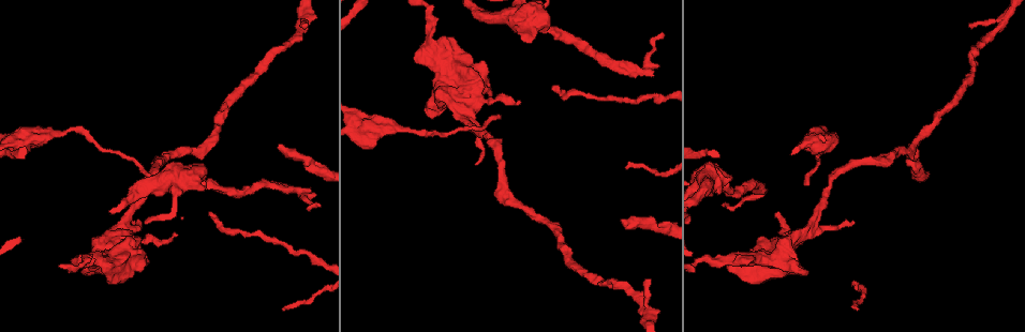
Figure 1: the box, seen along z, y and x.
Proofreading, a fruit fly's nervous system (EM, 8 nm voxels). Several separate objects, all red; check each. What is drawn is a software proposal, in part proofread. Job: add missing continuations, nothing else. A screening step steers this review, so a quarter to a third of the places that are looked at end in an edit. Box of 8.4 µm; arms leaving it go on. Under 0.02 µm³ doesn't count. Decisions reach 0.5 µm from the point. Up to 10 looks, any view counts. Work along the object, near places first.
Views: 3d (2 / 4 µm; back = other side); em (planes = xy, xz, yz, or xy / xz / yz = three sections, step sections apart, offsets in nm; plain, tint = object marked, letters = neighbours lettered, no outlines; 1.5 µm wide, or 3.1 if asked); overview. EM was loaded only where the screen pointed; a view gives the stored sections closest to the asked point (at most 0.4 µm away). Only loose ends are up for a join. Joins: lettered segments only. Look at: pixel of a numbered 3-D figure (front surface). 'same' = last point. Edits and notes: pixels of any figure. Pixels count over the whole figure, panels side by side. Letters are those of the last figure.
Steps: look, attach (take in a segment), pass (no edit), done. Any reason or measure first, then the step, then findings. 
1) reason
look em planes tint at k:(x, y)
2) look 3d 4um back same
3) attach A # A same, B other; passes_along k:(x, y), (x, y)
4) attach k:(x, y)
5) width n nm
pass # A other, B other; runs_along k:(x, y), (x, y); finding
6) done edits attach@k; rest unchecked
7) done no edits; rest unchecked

an open end
look 3d 2um at 1:(319, 204)

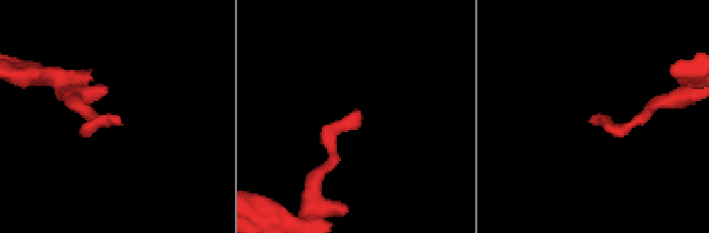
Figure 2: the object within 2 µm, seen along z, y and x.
shape alone is not enough
look em planes tint at 2:(361, 115)

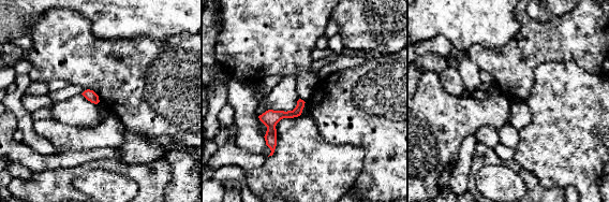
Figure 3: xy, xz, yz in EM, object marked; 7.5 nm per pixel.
look em planes letters same

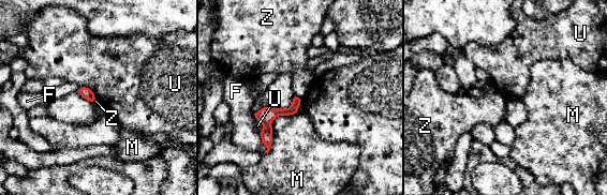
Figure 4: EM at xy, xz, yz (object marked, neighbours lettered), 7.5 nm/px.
longest_contact M 400 nm
pass # F other, M other, U other, Z other; no lettered segment goes on from it

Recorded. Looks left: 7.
branch stops here
look 3d 4um at 1:(552, 85)

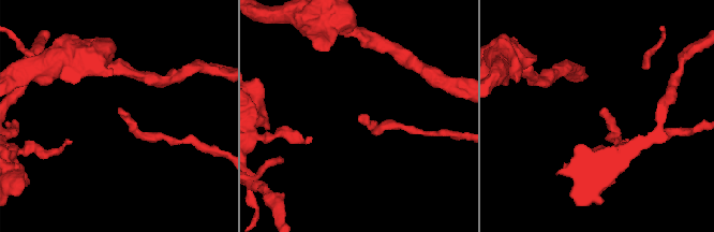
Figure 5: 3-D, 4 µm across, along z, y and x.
need the tissue
look em yz step 8 letters at 5:(361, 116)

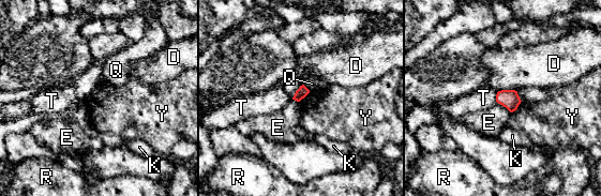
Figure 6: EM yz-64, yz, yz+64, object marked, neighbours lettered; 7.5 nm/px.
pass # D other, E other, K other, Q other, R other, T other, Y other; border 6:(497, 102), (510, 111); no lettered segment goes on from it

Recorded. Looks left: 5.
stops while still wide
look em yz step 4 letters at 1:(87, 274)

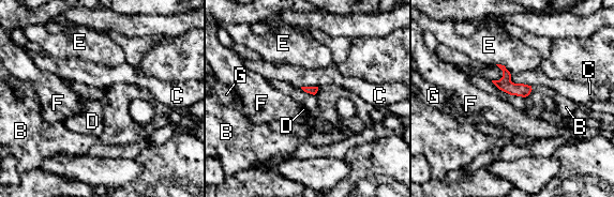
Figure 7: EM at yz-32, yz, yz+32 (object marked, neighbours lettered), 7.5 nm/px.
cut it another way
look em planes letters same

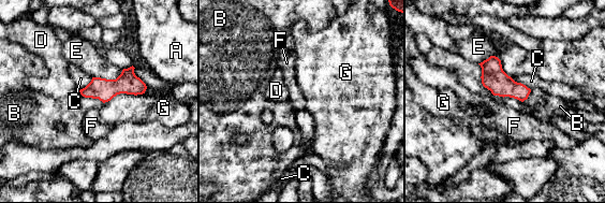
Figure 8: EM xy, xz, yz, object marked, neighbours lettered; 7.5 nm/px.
pass # A other, B other, C other, D other, E other, F other, G other; runs_along 8:(143, 86), (116, 86), (83, 91); no lettered segment goes on from it

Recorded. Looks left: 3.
thin end
look 3d 4um at 1:(971, 23)

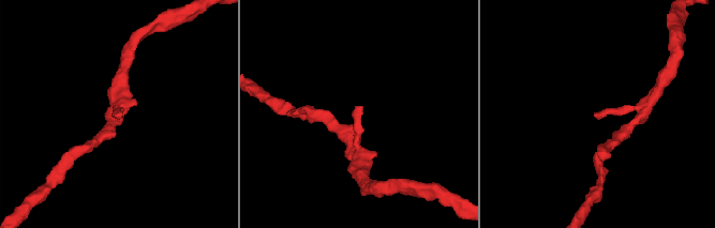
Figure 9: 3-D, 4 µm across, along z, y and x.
look em planes plain at 9:(121, 111)

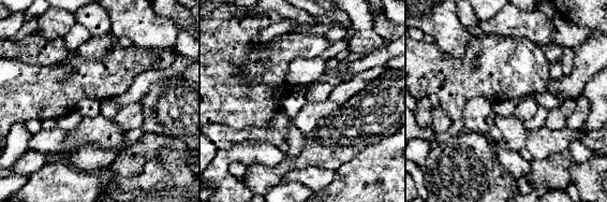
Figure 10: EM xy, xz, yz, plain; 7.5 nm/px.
see the neighbours
look em planes letters same

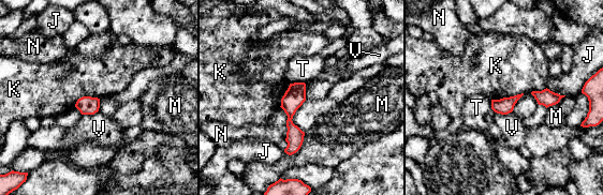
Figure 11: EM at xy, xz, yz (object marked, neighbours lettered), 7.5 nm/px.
longest_contact K 240 nm
pass # J other, K other, M other, N other, T other, V other; border 11:(523, 92), (516, 95), (491, 100); none of them fits

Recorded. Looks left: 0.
done no edits; rest unchecked

